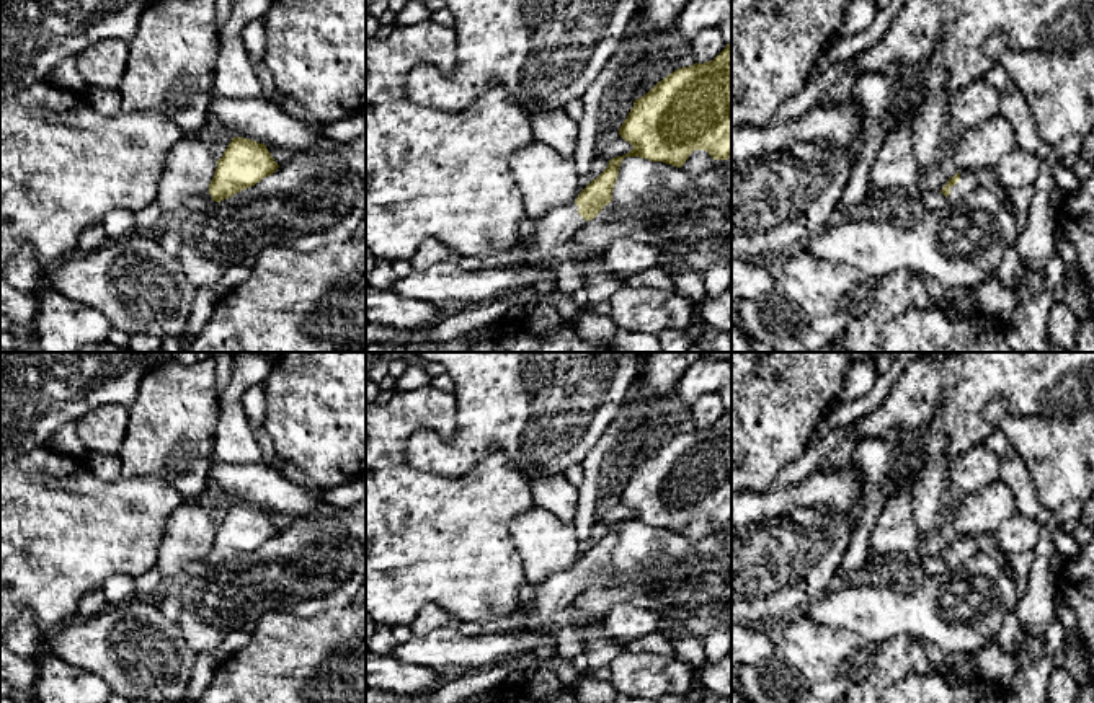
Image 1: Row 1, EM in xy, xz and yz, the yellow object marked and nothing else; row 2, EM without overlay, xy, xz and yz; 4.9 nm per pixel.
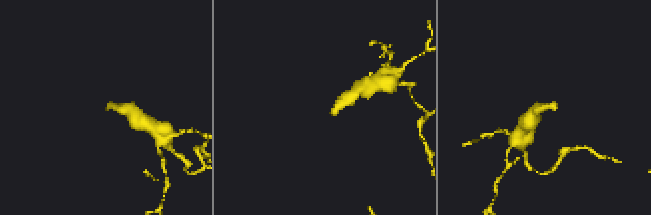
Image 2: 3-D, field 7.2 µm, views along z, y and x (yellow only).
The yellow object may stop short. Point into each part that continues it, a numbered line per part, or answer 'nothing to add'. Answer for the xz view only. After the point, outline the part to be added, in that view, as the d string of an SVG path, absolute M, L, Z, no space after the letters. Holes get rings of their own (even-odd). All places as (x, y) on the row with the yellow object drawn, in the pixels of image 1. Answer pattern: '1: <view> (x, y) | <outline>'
1: xz (554, 227) | M573 202L565 207L547 207L532 217L534 233L527 241L518 241L514 250L529 263L540 258L555 261L562 248L586 223Z

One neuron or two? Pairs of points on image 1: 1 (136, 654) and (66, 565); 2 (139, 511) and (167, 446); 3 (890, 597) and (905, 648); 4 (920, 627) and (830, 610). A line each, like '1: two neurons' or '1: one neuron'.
1: one neuron
2: two neurons
3: two neurons
4: one neuron

